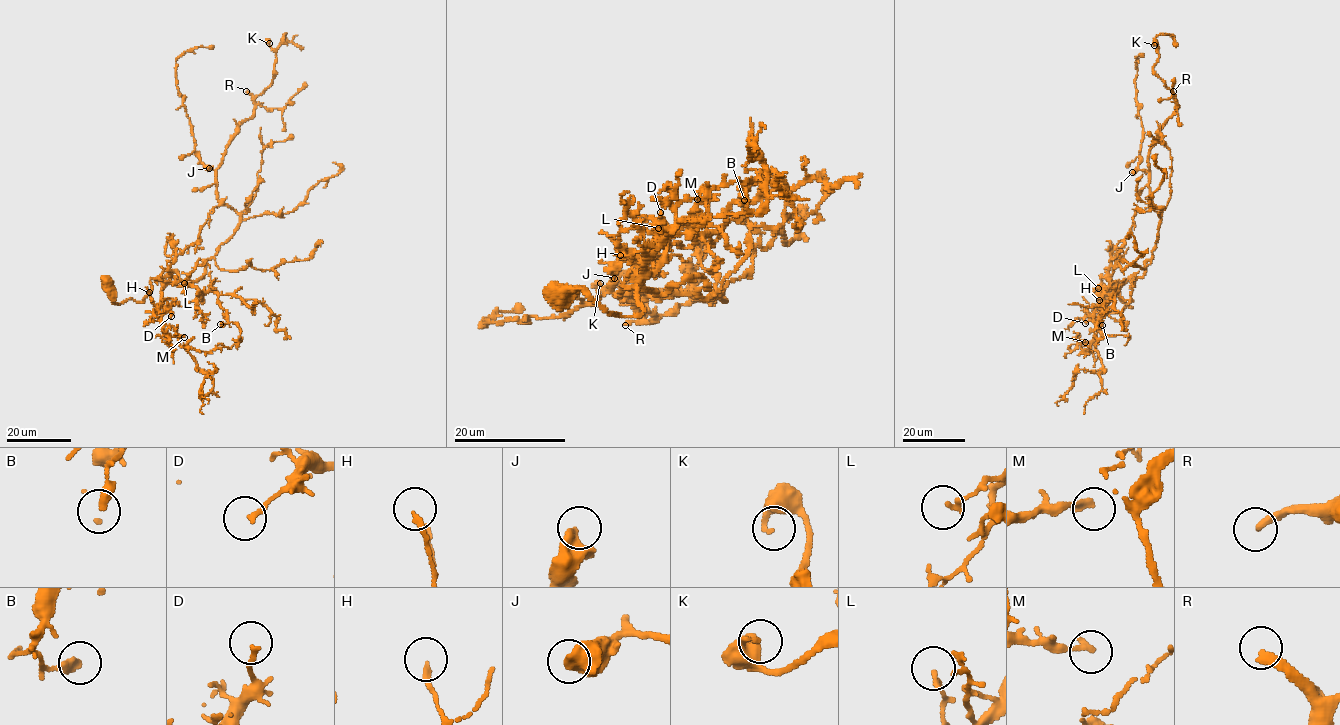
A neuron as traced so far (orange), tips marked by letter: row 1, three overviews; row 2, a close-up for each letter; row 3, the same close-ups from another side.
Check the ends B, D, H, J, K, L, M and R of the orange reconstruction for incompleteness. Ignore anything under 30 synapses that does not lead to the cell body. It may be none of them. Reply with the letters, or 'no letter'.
R

